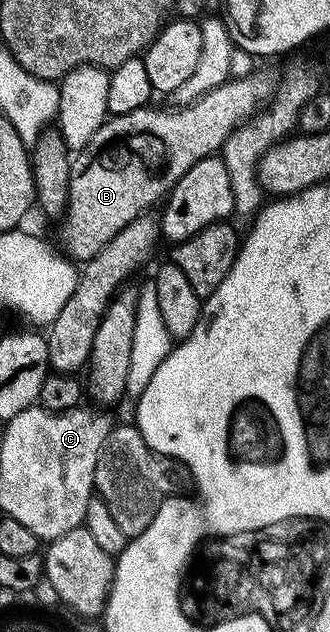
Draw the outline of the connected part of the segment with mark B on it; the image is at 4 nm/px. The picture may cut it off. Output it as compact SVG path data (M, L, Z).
M246 75L243 79L231 77L224 85L212 89L204 97L191 101L187 107L161 111L160 108L154 107L155 105L147 105L132 113L110 115L108 122L96 133L96 137L92 137L90 144L83 147L74 159L78 171L70 171L70 188L64 216L65 254L74 261L96 258L100 249L104 249L104 245L108 245L108 241L112 241L112 237L116 237L120 229L136 221L136 217L154 209L150 207L157 208L178 184L180 177L184 177L184 173L188 173L188 169L196 165L196 161L209 159L215 153L221 152L224 141L228 141L231 133L251 118L263 103L275 94L275 91L275 84L273 82L270 84L264 75Z

